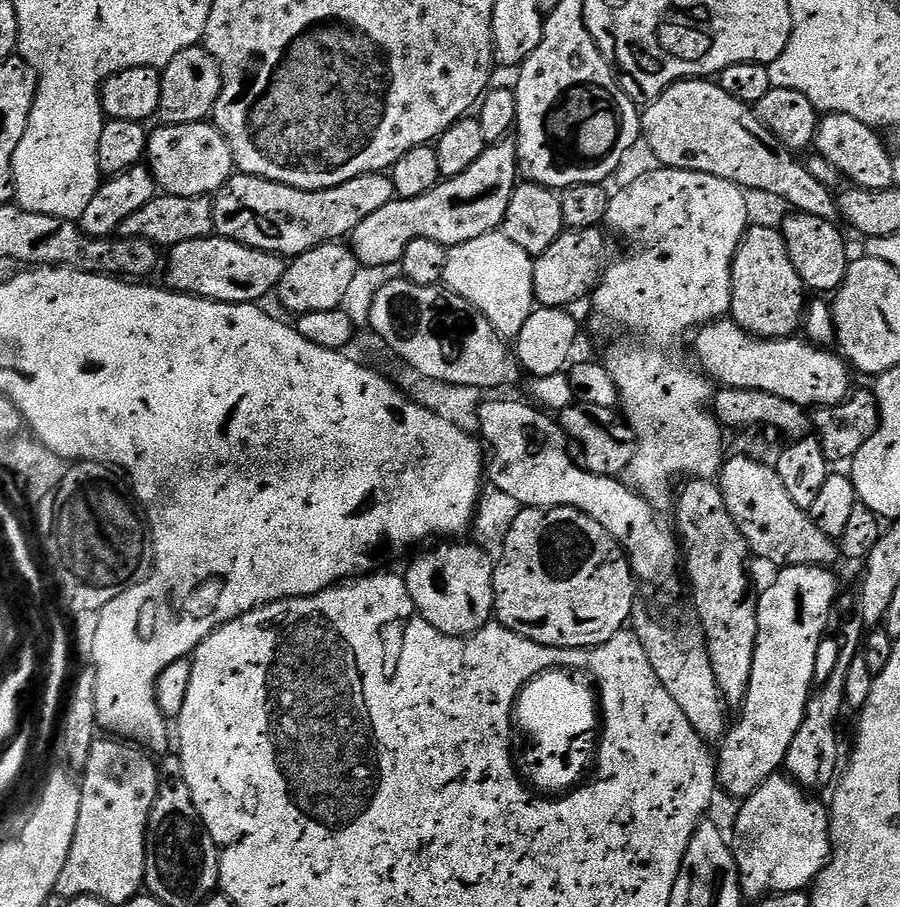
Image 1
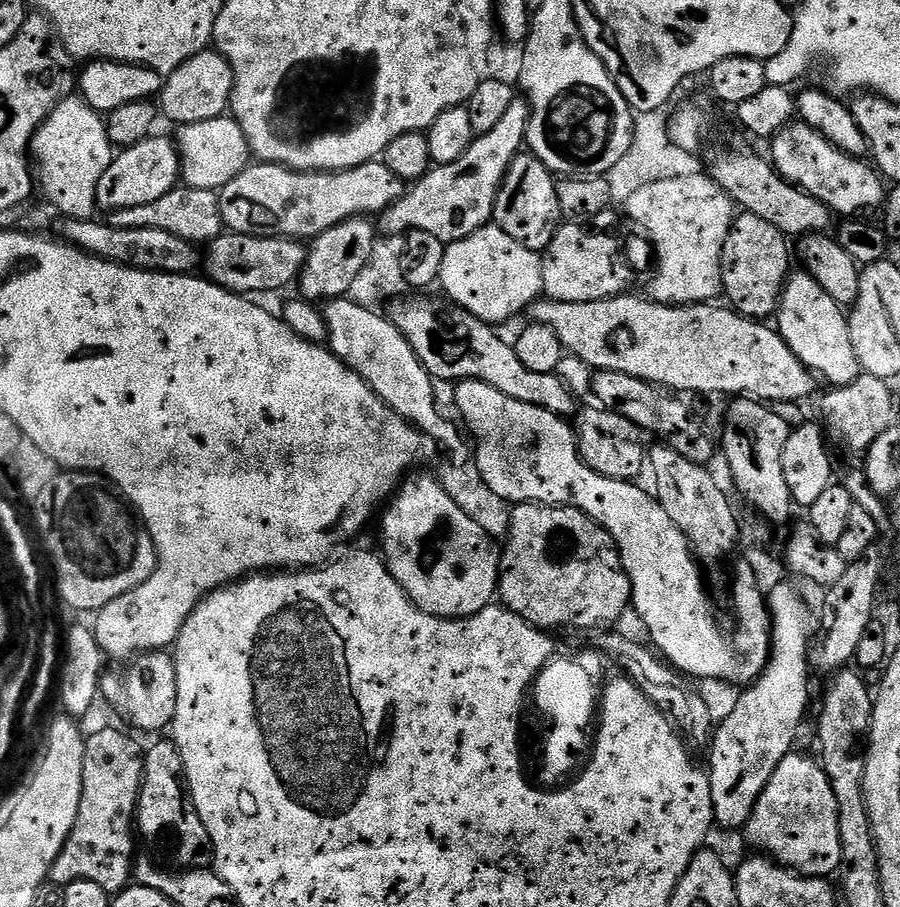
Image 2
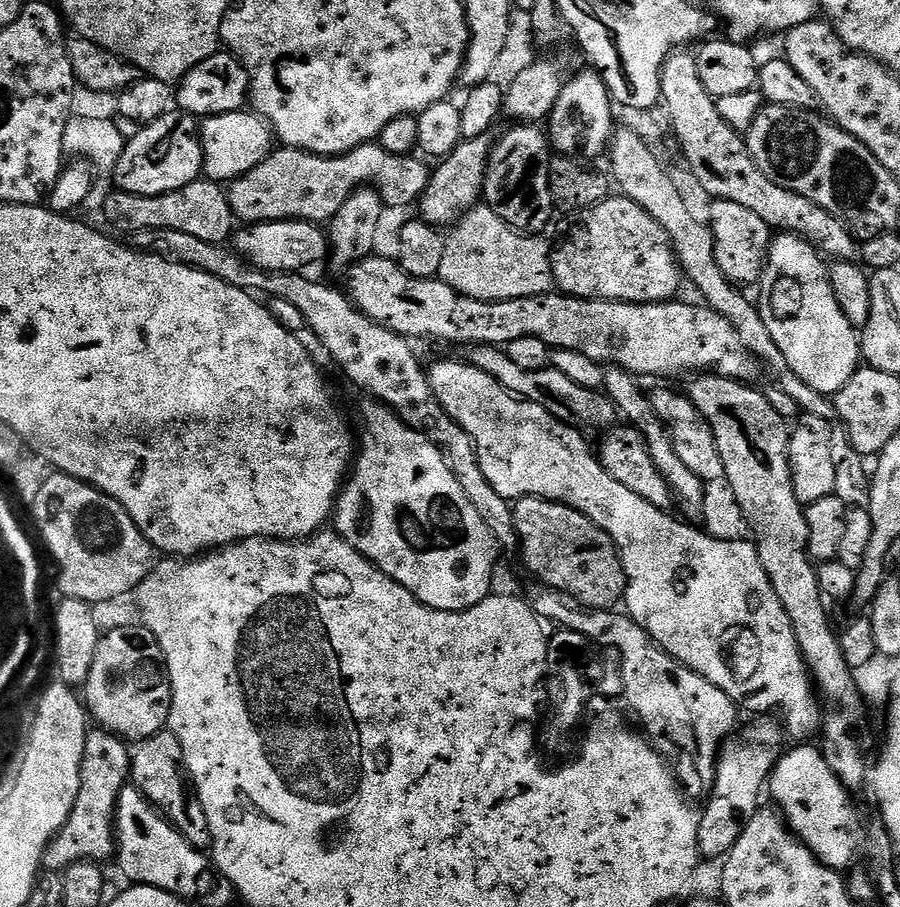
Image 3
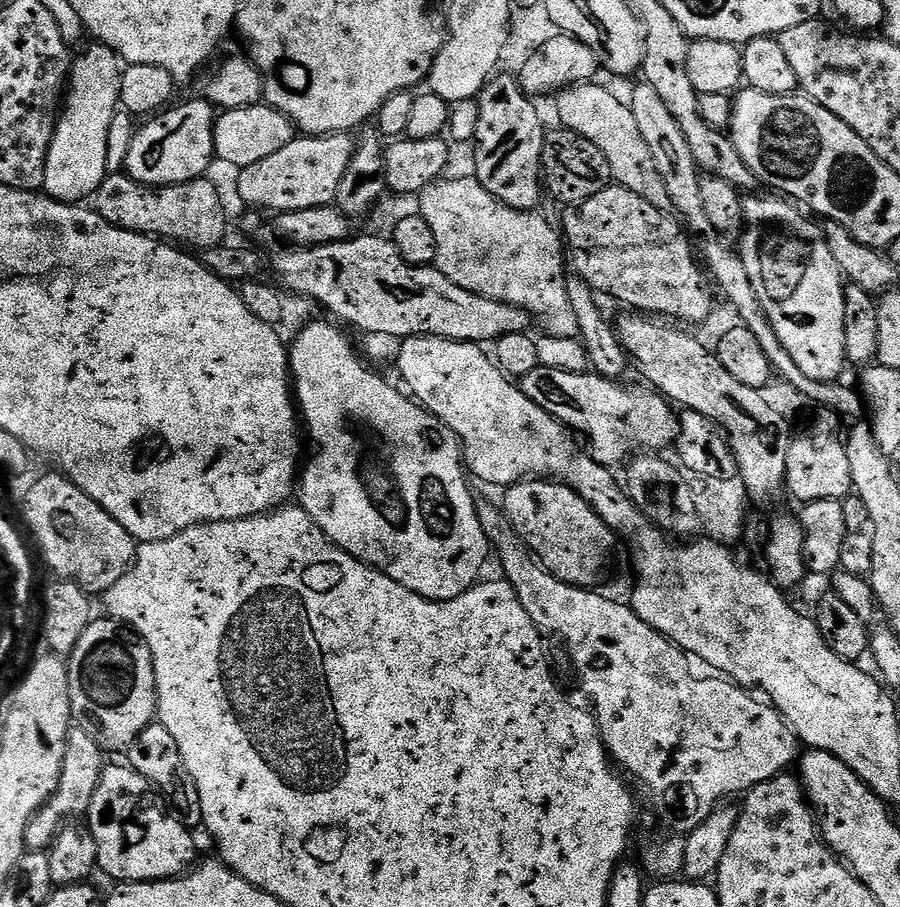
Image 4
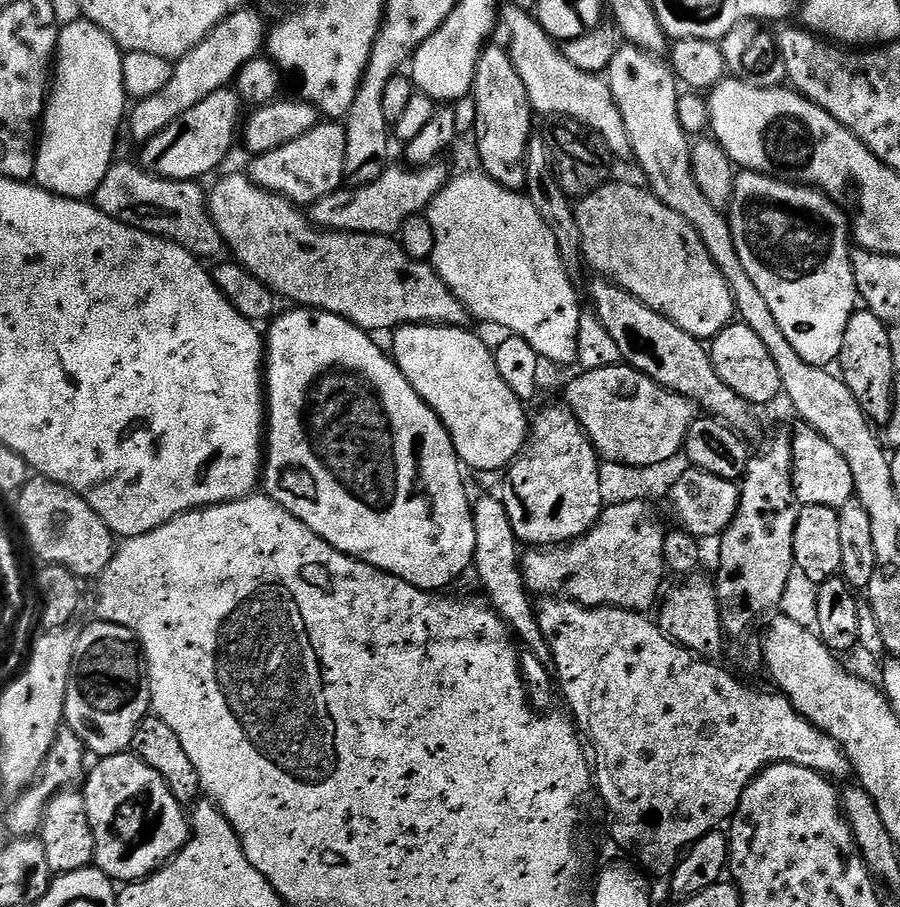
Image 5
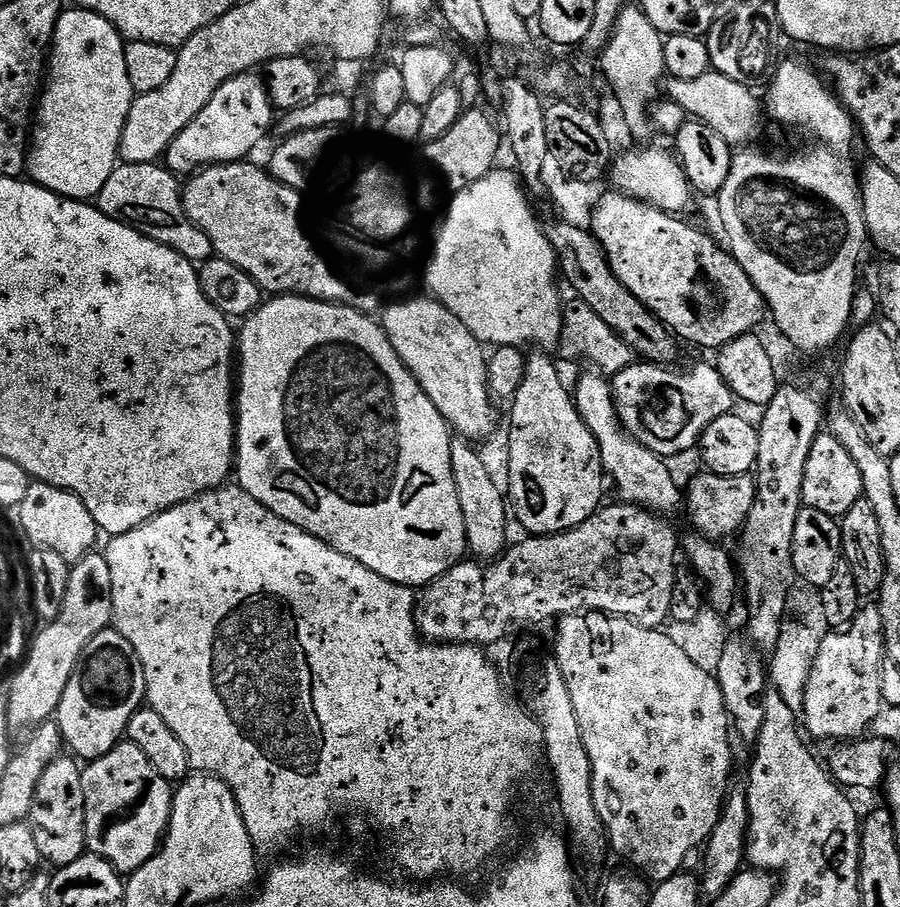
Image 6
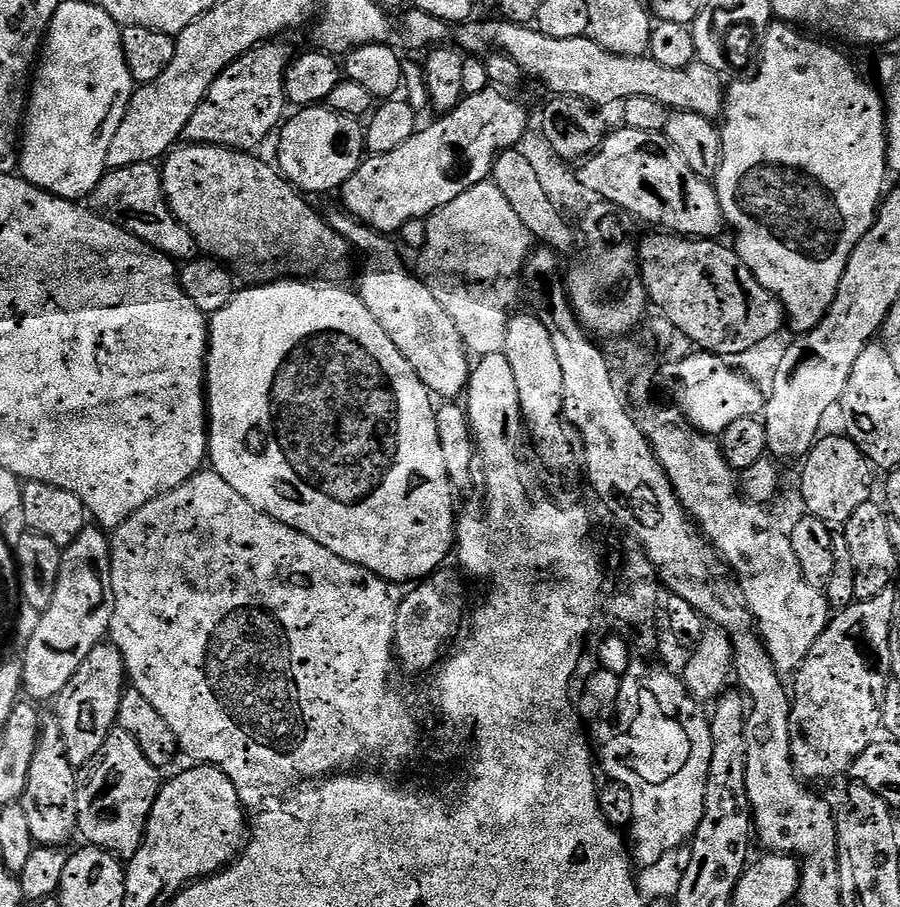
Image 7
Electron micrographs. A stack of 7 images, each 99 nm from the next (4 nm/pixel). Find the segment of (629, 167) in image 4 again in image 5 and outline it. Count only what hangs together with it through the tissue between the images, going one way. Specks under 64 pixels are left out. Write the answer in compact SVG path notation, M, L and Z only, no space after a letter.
M509 4L503 5L500 22L508 30L509 56L526 86L533 111L537 115L560 115L556 117L581 124L593 135L600 137L601 143L611 155L616 154L618 158L629 157L632 153L629 134L607 79L594 72L578 70L578 66L574 66L574 62L564 56L561 45L552 39L529 11Z

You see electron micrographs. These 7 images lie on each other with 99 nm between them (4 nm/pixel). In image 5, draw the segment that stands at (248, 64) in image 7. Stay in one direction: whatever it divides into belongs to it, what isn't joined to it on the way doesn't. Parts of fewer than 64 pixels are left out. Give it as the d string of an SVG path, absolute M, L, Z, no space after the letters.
M231 87L210 94L210 98L206 98L206 102L198 102L198 106L194 106L194 110L186 110L186 114L182 114L174 122L170 122L170 126L166 126L166 130L162 130L143 144L139 149L139 167L146 172L151 172L153 176L160 176L163 180L199 181L200 176L210 175L231 154L232 143L235 140L237 143L238 129L242 124L240 108L242 109L242 101Z

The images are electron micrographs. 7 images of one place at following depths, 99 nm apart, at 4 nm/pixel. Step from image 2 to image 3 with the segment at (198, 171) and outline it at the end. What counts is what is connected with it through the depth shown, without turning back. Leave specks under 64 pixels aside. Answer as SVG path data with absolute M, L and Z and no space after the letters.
M241 110L209 116L199 125L200 145L204 151L203 175L217 182L231 182L261 164L274 151L274 133L268 121L255 111Z

